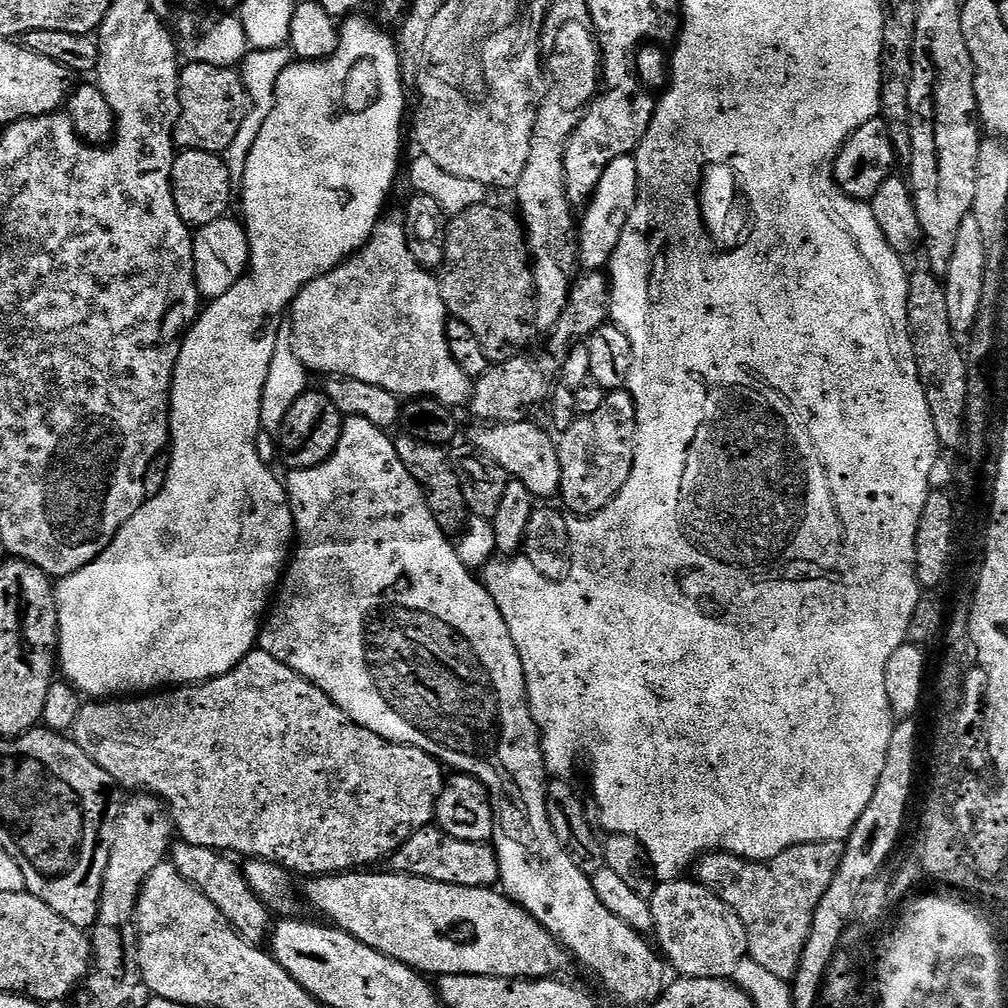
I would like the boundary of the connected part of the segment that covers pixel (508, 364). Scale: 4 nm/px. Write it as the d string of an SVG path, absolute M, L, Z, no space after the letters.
M588 270L583 273L575 281L573 288L570 290L570 298L566 310L562 314L562 318L558 322L558 326L551 333L552 345L549 346L548 352L552 356L548 356L545 360L535 360L529 354L521 354L510 358L503 362L496 362L489 367L485 376L479 377L475 381L472 389L472 398L470 401L470 409L477 416L477 421L483 422L485 425L489 424L509 424L510 422L518 422L519 420L529 419L533 414L532 411L553 395L554 380L552 375L560 368L560 360L564 360L568 356L568 351L572 348L572 343L575 340L583 341L585 338L597 332L603 324L609 323L610 320L610 280L603 271Z

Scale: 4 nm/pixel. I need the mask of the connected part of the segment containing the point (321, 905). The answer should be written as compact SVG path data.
M353 870L335 876L311 877L307 881L308 900L325 916L321 916L325 921L358 938L358 942L415 968L421 974L432 978L466 974L543 980L563 973L560 971L570 961L564 945L515 900L505 896L503 891L450 886L446 882L430 882L426 878L407 876L404 872L376 871L380 870Z

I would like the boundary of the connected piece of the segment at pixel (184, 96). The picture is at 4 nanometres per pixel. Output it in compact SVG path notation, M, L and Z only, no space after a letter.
M185 63L180 69L180 113L172 138L180 150L202 150L223 154L234 141L245 121L249 107L247 88L243 85L241 73L236 68L223 68L197 63Z

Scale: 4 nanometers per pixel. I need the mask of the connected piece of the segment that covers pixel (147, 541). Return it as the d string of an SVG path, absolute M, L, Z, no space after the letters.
M353 14L343 21L342 27L339 29L340 44L332 51L332 55L327 56L325 60L306 60L303 62L293 62L278 78L276 86L276 102L273 106L273 112L266 120L266 124L262 126L262 132L258 135L258 140L254 143L250 156L247 159L244 183L242 192L244 192L244 216L242 215L242 223L245 230L248 231L248 245L250 246L250 267L244 276L234 286L230 286L230 290L226 290L226 294L222 294L217 300L211 301L192 321L183 344L180 345L180 353L178 354L178 362L174 370L174 378L172 379L172 403L170 405L170 455L172 458L172 469L166 478L166 486L162 486L162 490L157 496L149 496L144 501L144 505L135 512L128 521L122 526L122 530L110 542L110 546L104 551L101 556L94 558L94 562L90 562L86 566L82 566L82 570L78 570L74 574L63 577L55 585L56 590L56 605L60 611L60 647L58 649L58 668L62 673L63 679L67 680L73 687L88 698L116 698L121 694L148 694L153 690L164 690L169 686L187 686L189 684L200 684L203 680L213 680L222 674L226 674L230 670L234 670L234 666L238 666L238 662L242 662L242 658L246 658L246 654L253 651L257 647L260 638L260 629L262 621L265 619L266 613L270 608L270 601L273 599L274 593L277 591L278 585L282 580L282 573L285 571L286 565L290 560L290 553L294 548L294 537L296 535L296 523L292 517L292 507L288 501L288 489L278 477L272 473L273 469L269 465L262 462L262 458L258 458L258 446L256 439L262 431L259 420L259 410L262 406L263 386L266 385L267 375L270 374L271 359L277 349L281 347L280 342L280 315L287 313L292 307L294 298L302 291L310 282L314 282L314 278L324 276L330 270L334 270L342 261L347 260L357 250L372 237L372 231L376 229L376 225L382 219L380 211L384 208L384 203L389 203L392 183L395 182L396 173L402 168L400 163L400 147L404 144L404 107L407 106L408 100L406 91L403 86L402 74L400 73L399 50L397 41L387 36L382 29L376 24L371 24L364 17L364 14Z

